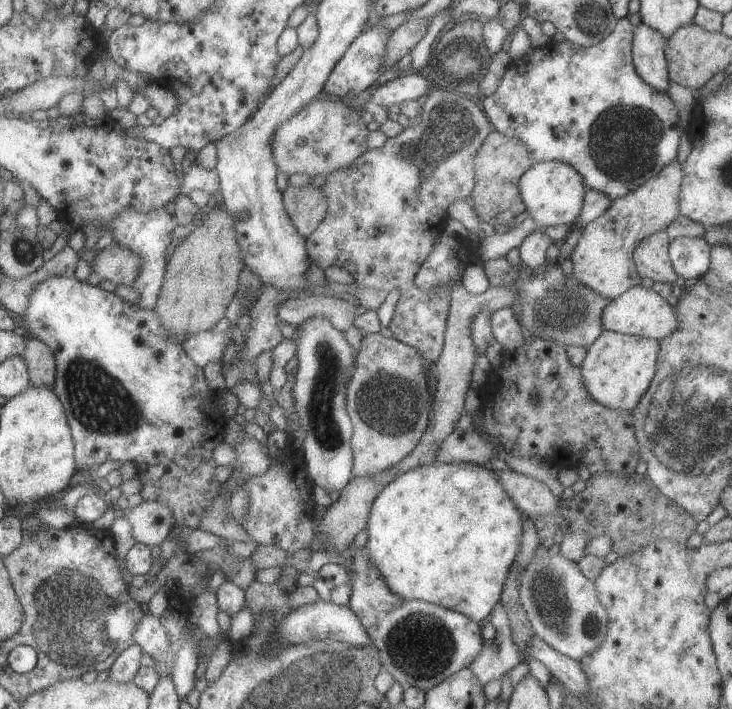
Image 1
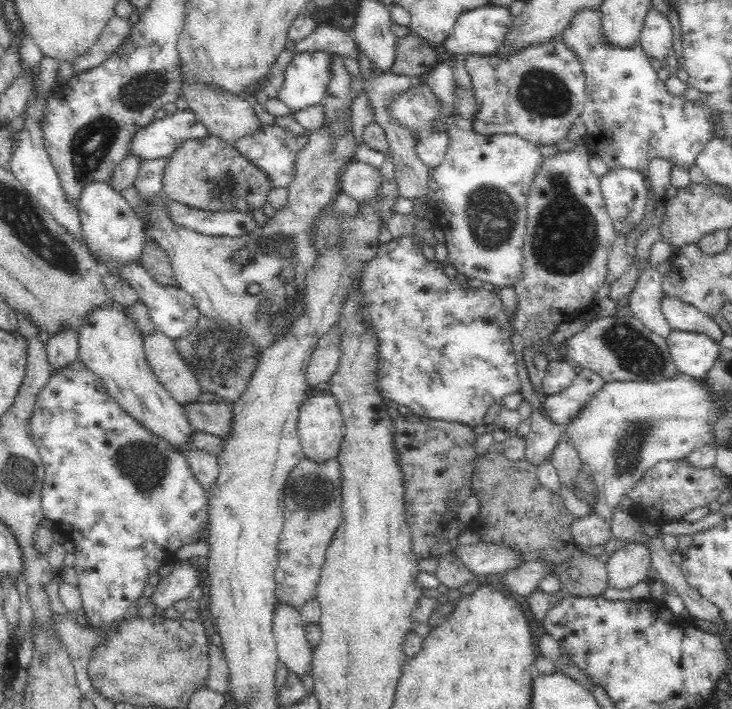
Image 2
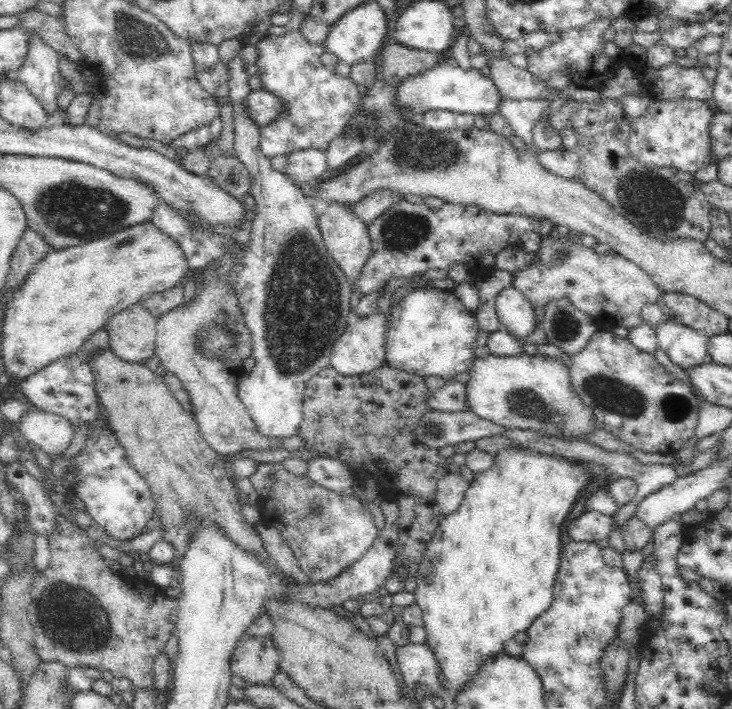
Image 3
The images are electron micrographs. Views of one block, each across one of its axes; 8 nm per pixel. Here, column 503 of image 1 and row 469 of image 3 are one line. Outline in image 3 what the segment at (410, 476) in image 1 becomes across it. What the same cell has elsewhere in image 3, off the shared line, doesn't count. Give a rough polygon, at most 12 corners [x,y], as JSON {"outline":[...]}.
{"outline":[[521,447],[424,551],[415,603],[462,692],[553,601],[589,472]]}

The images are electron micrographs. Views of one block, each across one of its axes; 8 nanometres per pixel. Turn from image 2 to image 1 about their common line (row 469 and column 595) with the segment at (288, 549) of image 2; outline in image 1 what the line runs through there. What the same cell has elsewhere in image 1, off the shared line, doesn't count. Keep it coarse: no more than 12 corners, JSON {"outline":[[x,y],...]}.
{"outline":[[505,256],[482,265],[490,286],[515,284],[518,323],[563,348],[601,334],[611,299]]}

